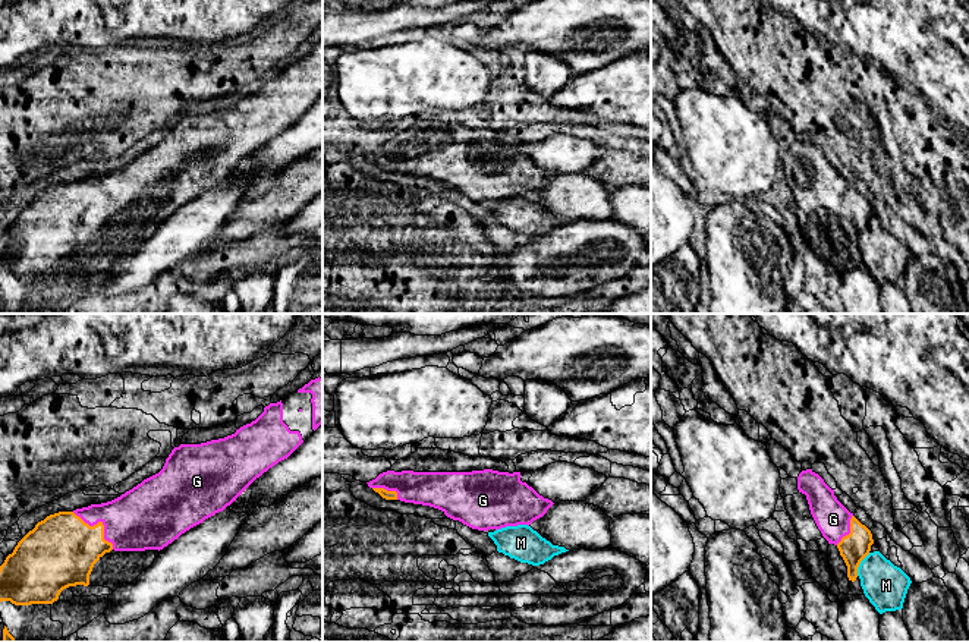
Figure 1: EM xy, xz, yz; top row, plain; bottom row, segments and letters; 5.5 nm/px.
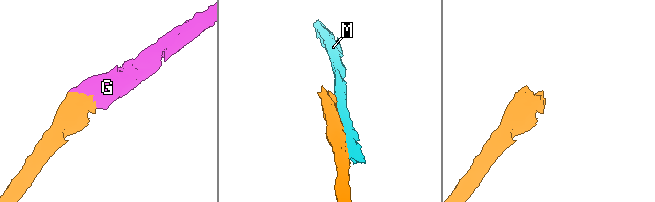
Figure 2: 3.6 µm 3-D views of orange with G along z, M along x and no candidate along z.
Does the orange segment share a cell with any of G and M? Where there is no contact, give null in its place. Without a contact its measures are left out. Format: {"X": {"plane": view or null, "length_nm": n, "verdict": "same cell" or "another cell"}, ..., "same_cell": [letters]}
{"G": {"plane": "xy", "length_nm": 300, "verdict": "same cell"}, "M": {"plane": "yz", "length_nm": 150, "verdict": "another cell"}, "same_cell": ["G"]}

